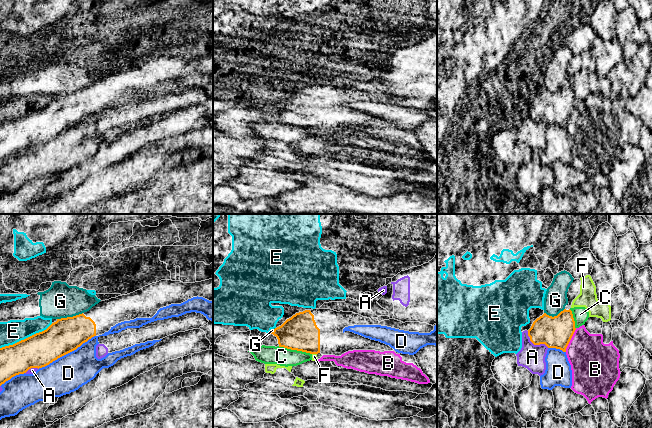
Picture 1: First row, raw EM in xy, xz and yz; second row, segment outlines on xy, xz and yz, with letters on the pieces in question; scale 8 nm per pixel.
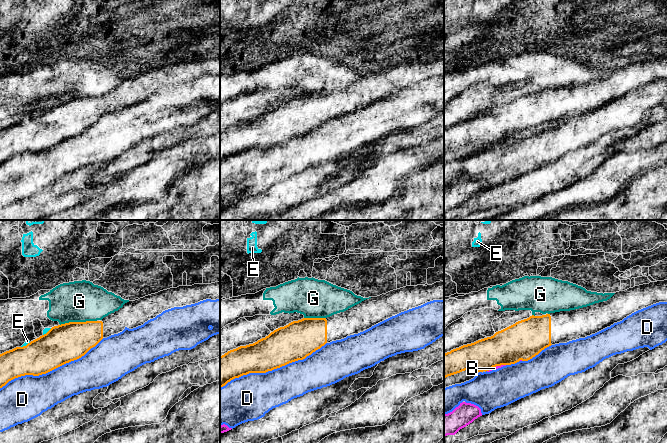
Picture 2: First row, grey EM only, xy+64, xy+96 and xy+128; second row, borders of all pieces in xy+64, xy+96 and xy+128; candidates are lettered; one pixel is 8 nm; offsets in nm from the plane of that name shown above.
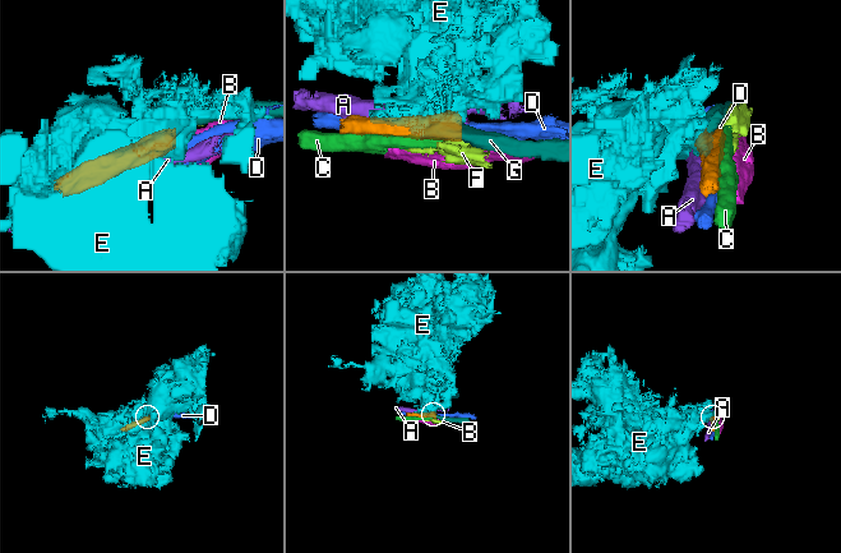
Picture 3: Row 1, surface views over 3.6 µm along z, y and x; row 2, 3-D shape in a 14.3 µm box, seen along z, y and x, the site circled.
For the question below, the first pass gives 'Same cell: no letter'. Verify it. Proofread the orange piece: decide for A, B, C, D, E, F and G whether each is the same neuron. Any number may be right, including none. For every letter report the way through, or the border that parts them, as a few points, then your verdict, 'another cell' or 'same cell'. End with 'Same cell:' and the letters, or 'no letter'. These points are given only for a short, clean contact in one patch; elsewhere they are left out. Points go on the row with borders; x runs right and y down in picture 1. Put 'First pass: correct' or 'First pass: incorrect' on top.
First pass: correct
A: another cell
B: another cell
C: another cell
D: another cell
E: another cell
F: border xz (312, 353), (316, 354); another cell
G: border xy (82, 312), (57, 319); another cell
Same cell: no letter

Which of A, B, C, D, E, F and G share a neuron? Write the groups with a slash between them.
A / B / C F / D / E / G

